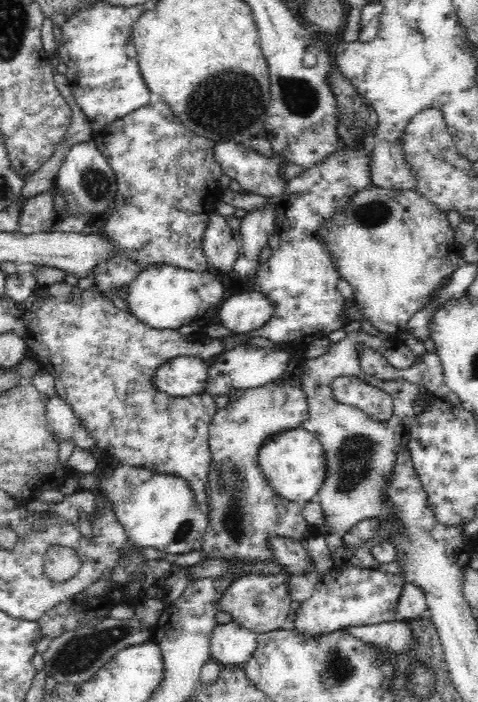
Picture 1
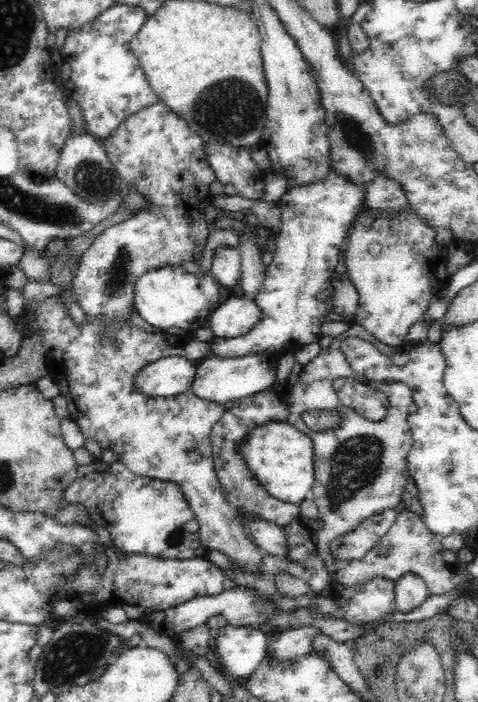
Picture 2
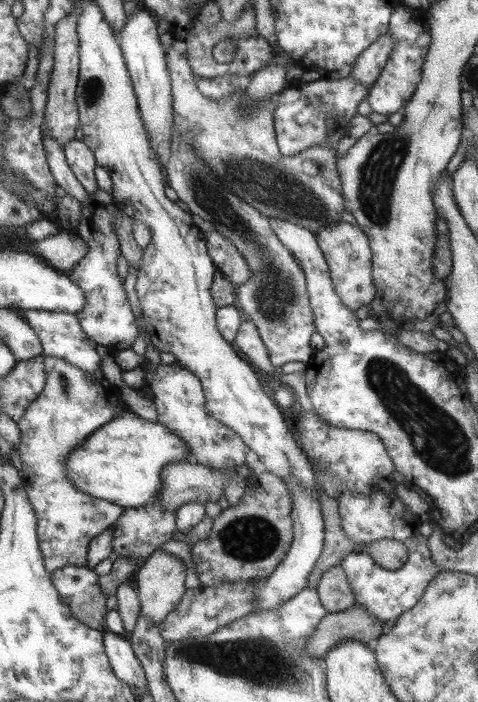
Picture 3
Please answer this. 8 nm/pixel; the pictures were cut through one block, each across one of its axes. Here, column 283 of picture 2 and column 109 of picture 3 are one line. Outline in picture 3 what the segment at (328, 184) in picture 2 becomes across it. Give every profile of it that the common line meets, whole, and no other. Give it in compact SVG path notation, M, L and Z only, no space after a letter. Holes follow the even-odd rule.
M99 186L96 192L92 194L88 192L88 196L88 203L82 205L81 210L82 216L86 216L90 226L92 238L86 243L88 245L86 256L68 272L68 277L84 291L84 297L86 297L84 308L75 314L82 330L96 345L106 347L110 354L116 354L120 350L130 349L134 345L134 338L138 336L138 324L134 319L134 311L130 307L123 281L116 270L120 240L112 228L112 219L117 214L122 214L122 210L113 200L113 195Z

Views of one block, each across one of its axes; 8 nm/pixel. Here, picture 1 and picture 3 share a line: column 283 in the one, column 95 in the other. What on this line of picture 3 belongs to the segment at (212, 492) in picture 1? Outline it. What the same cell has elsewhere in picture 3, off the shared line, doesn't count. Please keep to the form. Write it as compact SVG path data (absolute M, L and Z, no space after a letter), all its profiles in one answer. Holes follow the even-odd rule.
M44 358L44 371L46 371L46 382L42 392L33 403L28 405L26 414L17 422L21 431L18 452L22 460L22 470L19 471L22 477L22 484L26 489L30 504L37 516L38 544L43 555L45 569L52 574L64 566L84 566L88 563L88 550L90 542L106 529L110 528L120 518L124 508L110 501L94 498L76 489L74 483L70 483L66 475L66 458L76 446L82 446L82 442L100 430L107 422L114 417L115 404L112 397L115 394L108 394L106 388L100 382L101 377L86 372L78 366L72 366L64 358Z

